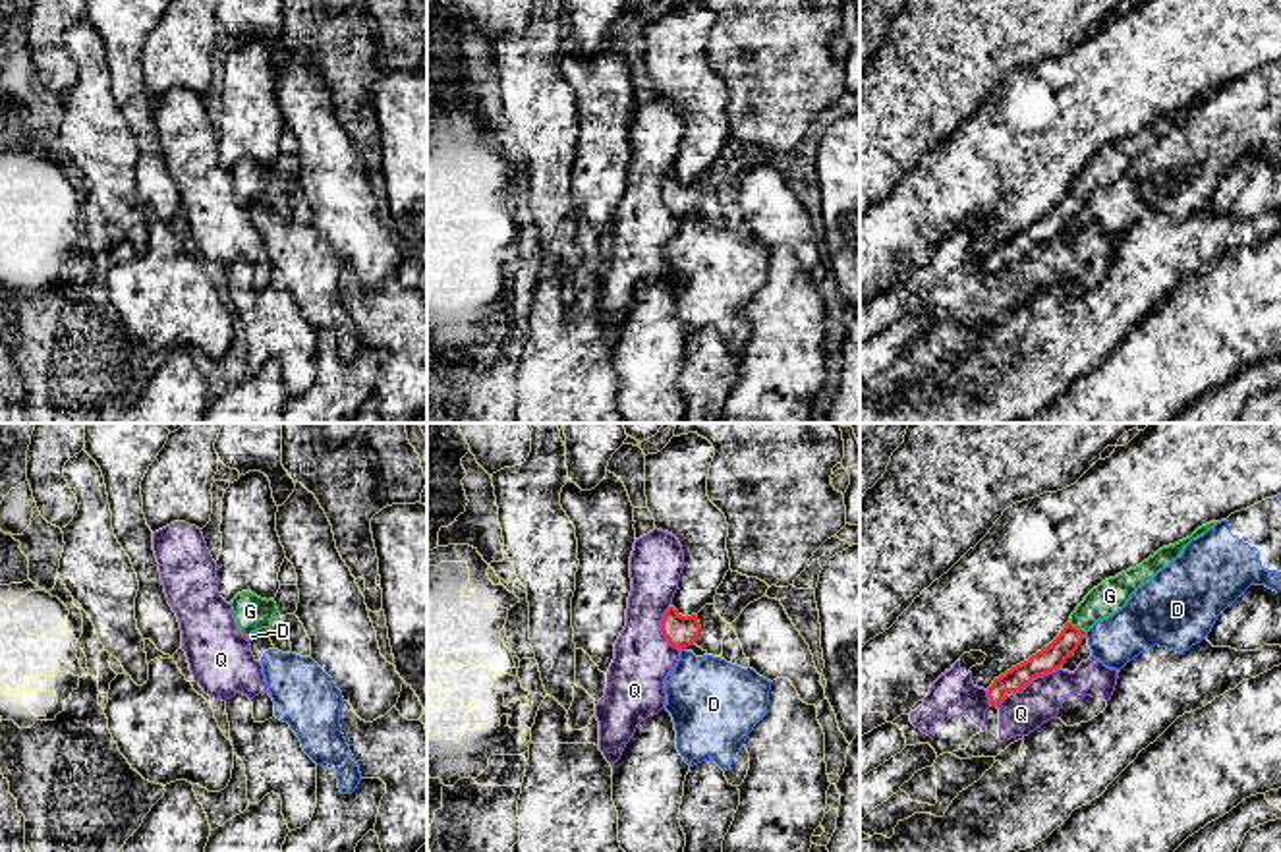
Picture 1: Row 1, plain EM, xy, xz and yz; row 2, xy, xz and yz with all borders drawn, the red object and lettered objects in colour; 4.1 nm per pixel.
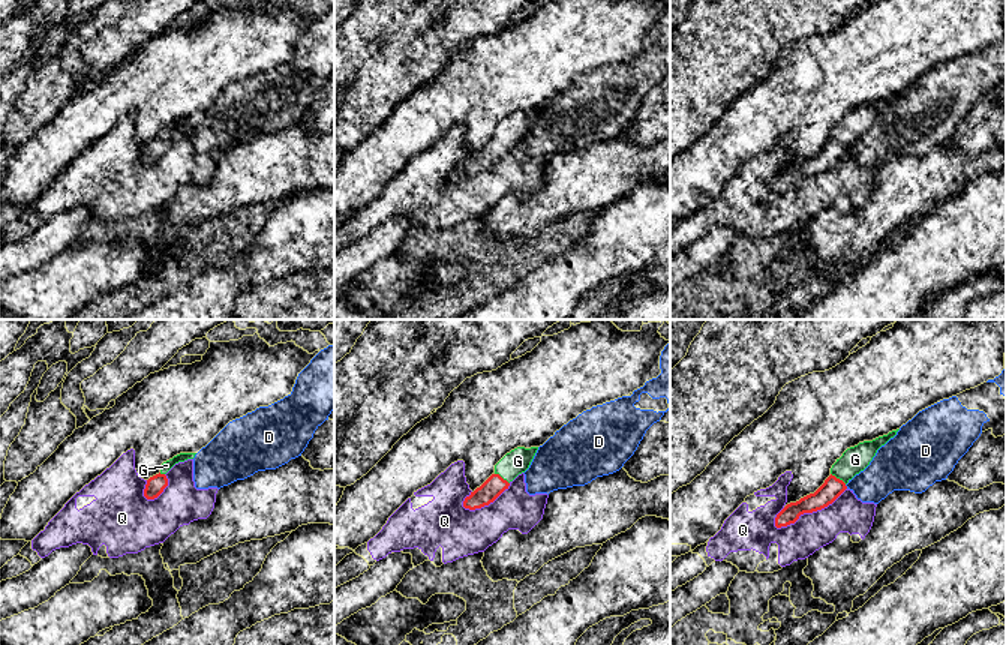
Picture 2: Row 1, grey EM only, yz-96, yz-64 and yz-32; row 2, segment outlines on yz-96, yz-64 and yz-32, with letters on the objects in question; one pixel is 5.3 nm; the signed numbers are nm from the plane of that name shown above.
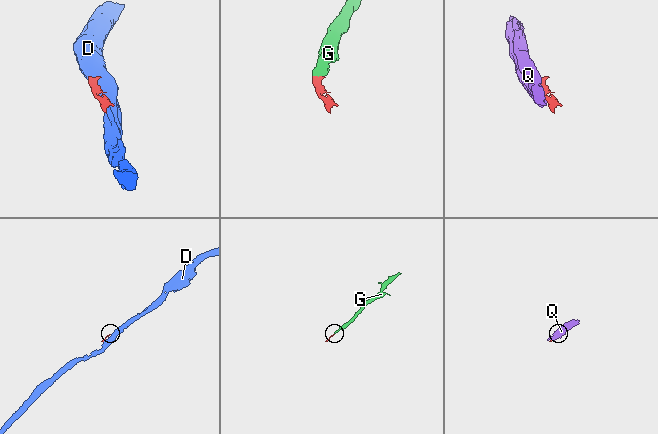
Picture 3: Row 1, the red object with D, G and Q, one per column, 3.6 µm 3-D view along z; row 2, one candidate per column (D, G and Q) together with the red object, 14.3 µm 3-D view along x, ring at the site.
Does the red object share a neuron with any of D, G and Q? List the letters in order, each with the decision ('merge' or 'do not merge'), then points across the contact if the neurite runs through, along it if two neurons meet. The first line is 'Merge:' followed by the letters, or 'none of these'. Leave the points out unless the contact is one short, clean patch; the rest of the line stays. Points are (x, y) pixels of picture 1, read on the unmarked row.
Merge: G
D: do not merge; border xz (684, 215), (681, 219)
G: merge; way yz (1052, 225), (1069, 207), (1075, 194), (1110, 163)
Q: do not merge

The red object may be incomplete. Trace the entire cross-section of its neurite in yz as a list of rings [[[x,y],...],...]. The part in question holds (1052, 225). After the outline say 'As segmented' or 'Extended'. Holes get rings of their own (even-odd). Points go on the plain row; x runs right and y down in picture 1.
[[[1210,89],[1198,95],[1190,104],[1159,116],[1140,133],[1109,145],[1094,155],[1070,182],[1070,187],[1065,191],[1061,201],[1047,214],[993,247],[993,251],[987,255],[989,272],[997,274],[1009,259],[1022,259],[1034,245],[1061,236],[1067,226],[1074,222],[1086,199],[1097,187],[1109,185],[1119,176],[1123,176],[1140,153],[1150,149],[1159,137],[1169,133],[1171,128],[1182,122],[1184,114],[1192,106],[1204,102],[1215,91],[1217,89]]]. Extended

